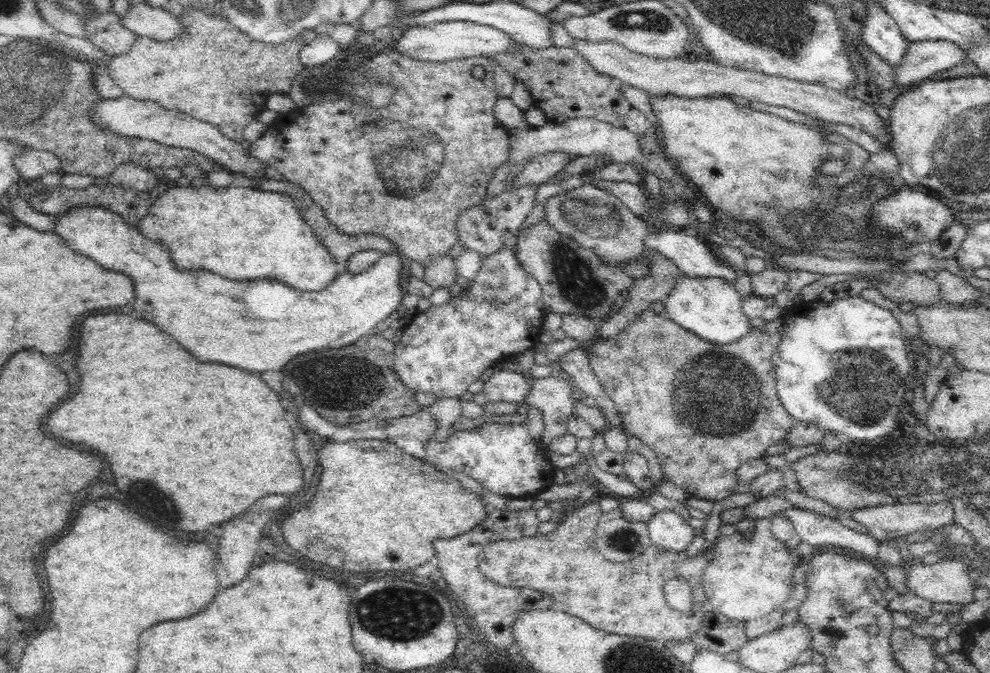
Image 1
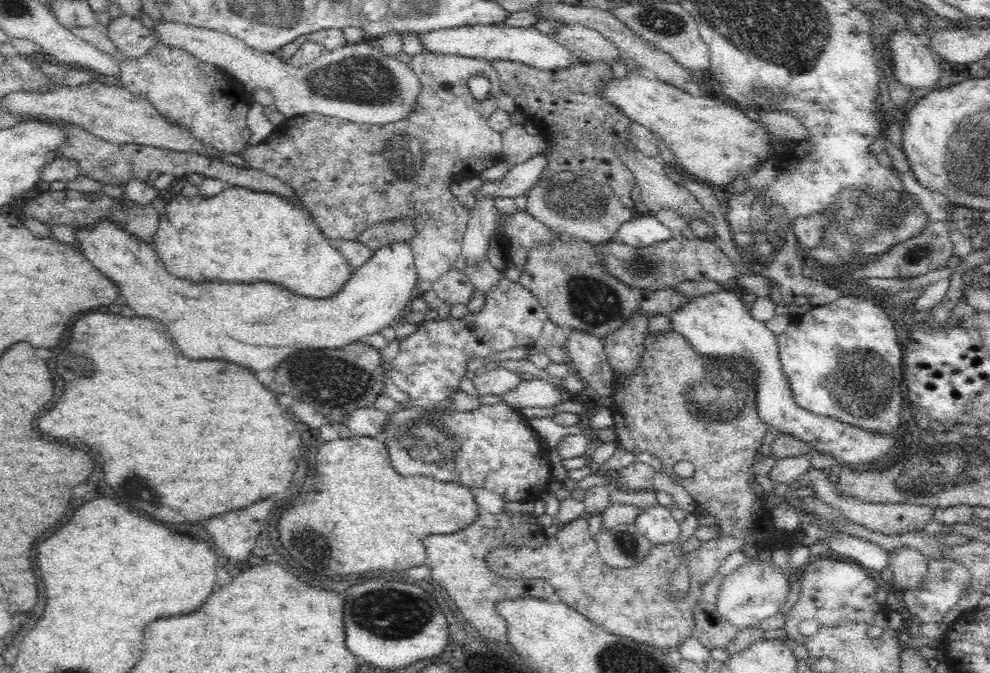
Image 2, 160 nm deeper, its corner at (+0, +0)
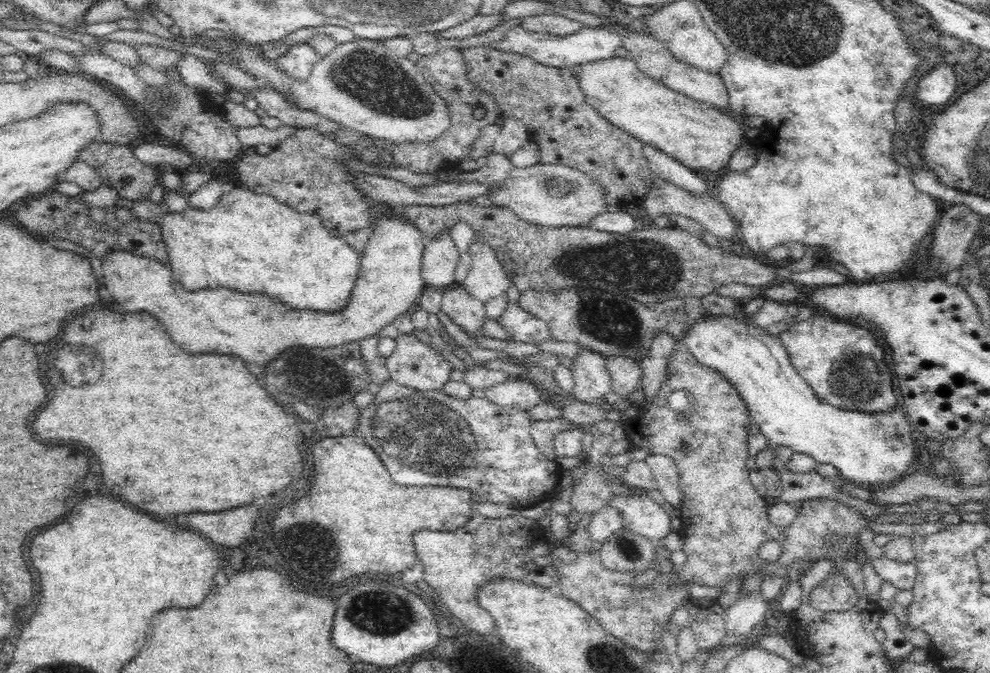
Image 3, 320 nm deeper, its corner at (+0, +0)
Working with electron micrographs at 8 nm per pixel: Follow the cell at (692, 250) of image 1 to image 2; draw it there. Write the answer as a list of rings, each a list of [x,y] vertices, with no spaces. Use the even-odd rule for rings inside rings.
[[[635,214],[617,231],[617,239],[630,246],[646,247],[679,236],[661,224],[654,215]]]

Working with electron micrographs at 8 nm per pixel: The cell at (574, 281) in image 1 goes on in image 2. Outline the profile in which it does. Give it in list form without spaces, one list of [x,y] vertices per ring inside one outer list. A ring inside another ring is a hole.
[[[556,239],[551,245],[531,248],[527,257],[519,283],[536,297],[549,320],[560,328],[584,331],[602,340],[615,333],[636,313],[644,313],[648,318],[654,315],[670,318],[672,313],[692,300],[675,289],[647,292],[624,285],[605,272],[593,246],[581,239]]]

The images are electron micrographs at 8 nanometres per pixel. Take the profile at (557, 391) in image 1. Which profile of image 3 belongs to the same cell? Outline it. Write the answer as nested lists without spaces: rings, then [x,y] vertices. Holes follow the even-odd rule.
[[[510,378],[502,384],[486,386],[486,399],[498,406],[528,410],[544,401],[540,389],[527,378]]]

